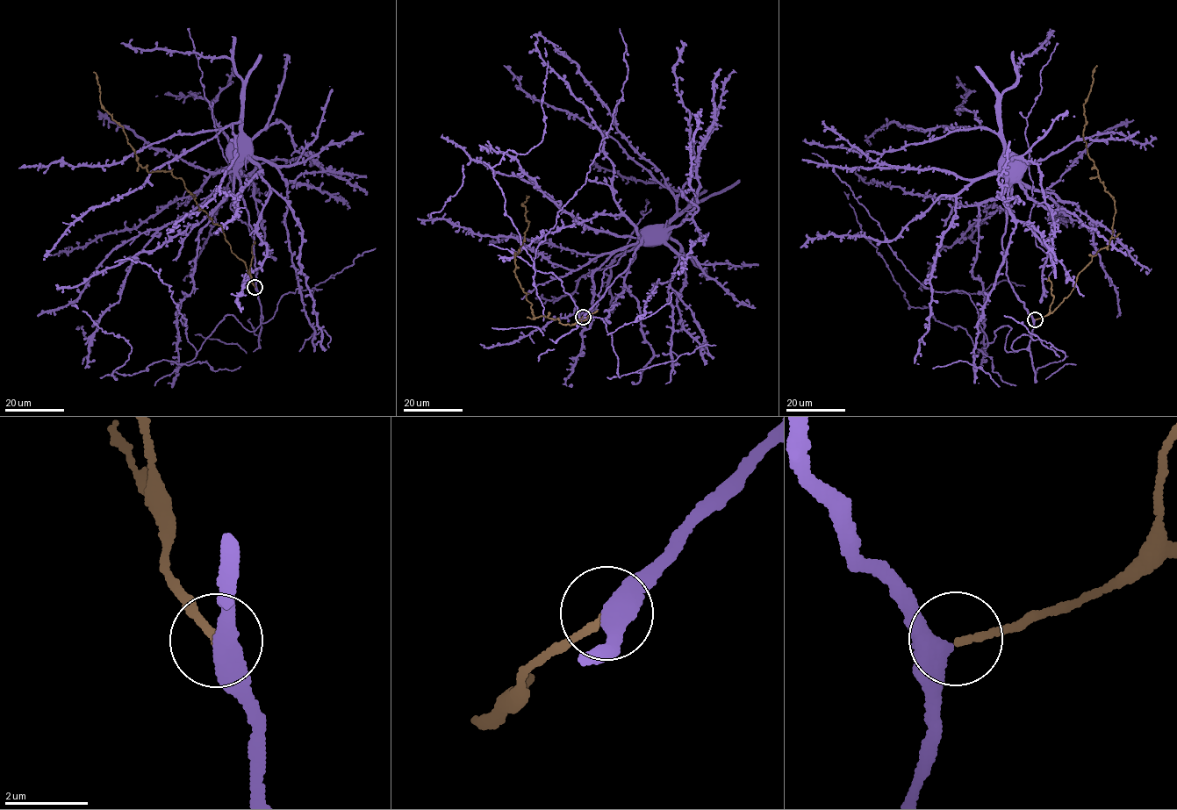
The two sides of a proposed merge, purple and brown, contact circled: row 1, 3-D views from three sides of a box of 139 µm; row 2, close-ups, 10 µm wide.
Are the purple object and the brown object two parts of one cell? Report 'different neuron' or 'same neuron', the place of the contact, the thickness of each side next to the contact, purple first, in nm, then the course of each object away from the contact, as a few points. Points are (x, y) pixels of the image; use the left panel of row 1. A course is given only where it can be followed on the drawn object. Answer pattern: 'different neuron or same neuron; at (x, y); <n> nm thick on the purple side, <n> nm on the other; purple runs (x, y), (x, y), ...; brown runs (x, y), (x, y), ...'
same neuron; at (254, 287); 420 nm thick on the purple side, 160 nm on the other; purple runs (255, 287), (257, 272), (254, 235), (236, 171), (236, 152); brown runs (254, 287), (221, 225), (199, 208), (181, 178), (139, 164), (123, 126), (100, 101), (93, 72)

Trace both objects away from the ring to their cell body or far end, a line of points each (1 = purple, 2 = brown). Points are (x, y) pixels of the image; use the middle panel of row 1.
1: (583, 317), (625, 270), (642, 239), (650, 232)
2: (583, 316), (570, 326), (558, 317), (534, 318), (514, 270), (514, 258), (529, 223), (521, 204), (527, 196)

